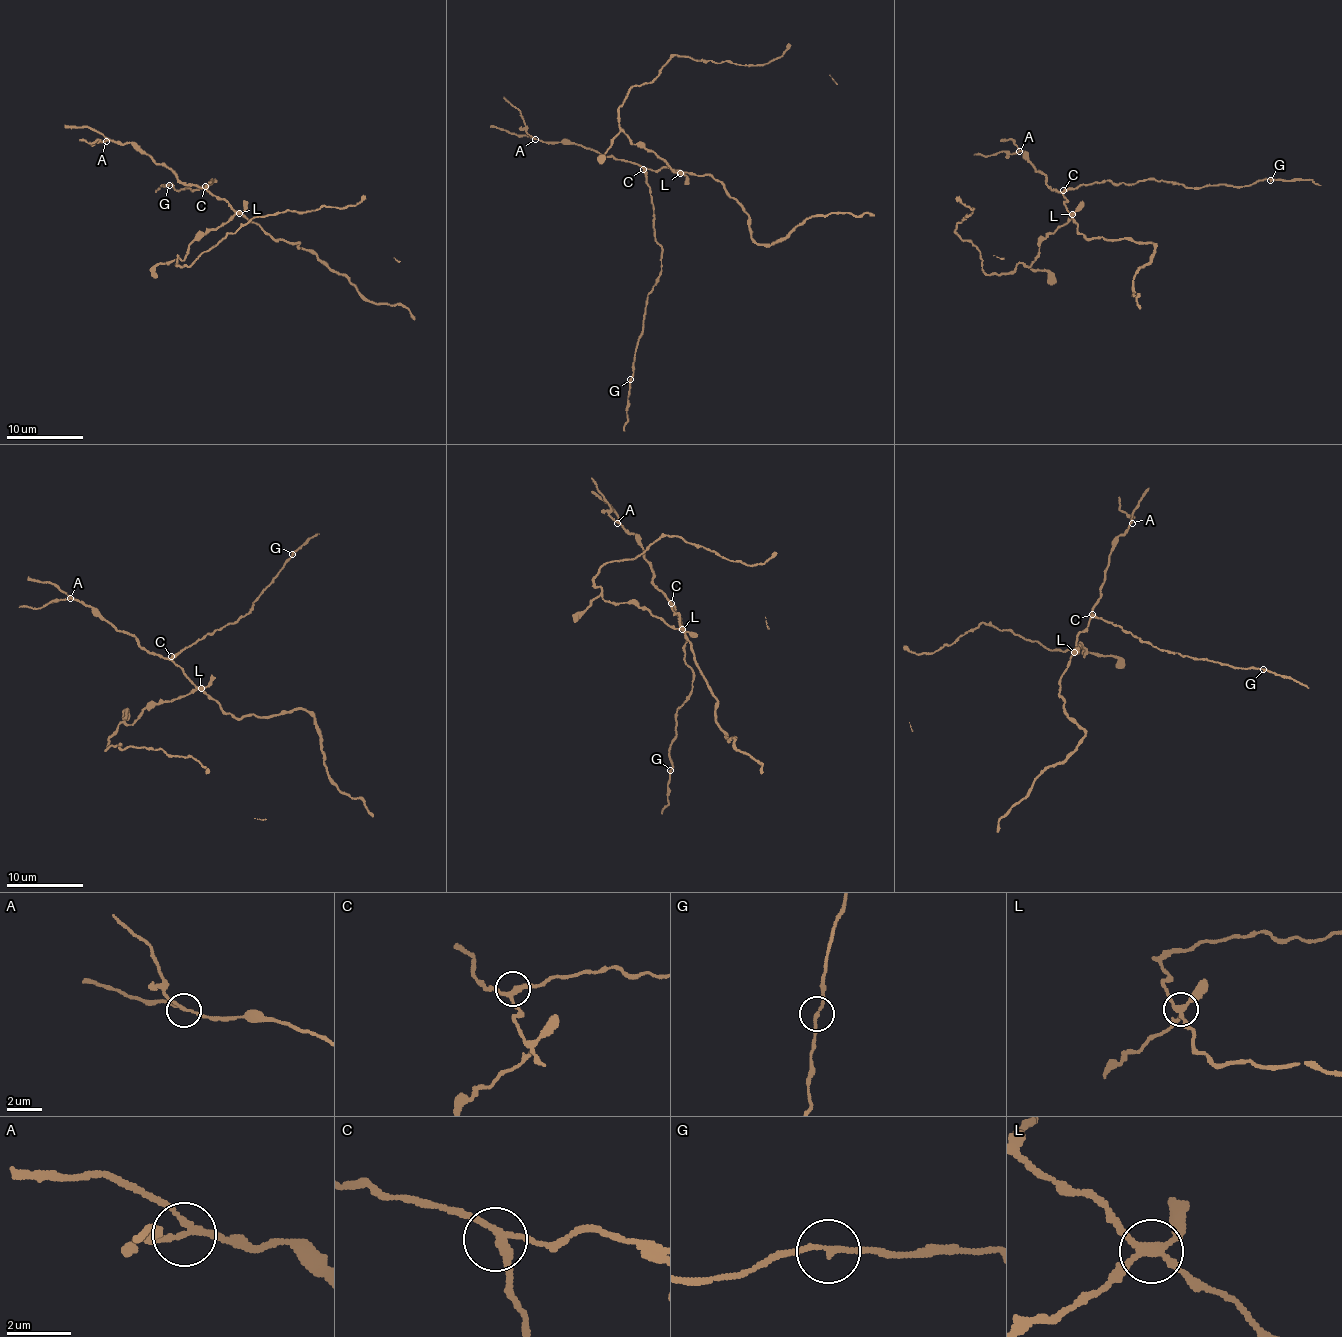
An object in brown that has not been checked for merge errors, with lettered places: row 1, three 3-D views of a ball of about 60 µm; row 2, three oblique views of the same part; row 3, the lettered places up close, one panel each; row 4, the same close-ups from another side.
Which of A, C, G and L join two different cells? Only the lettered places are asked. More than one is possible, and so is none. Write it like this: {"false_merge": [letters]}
{"false_merge": ["A", "L"]}

